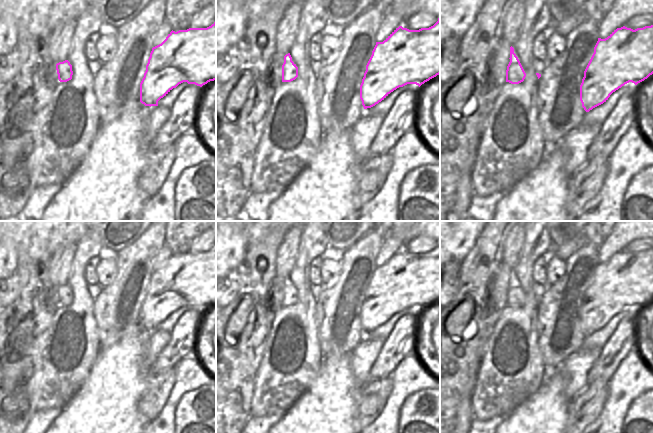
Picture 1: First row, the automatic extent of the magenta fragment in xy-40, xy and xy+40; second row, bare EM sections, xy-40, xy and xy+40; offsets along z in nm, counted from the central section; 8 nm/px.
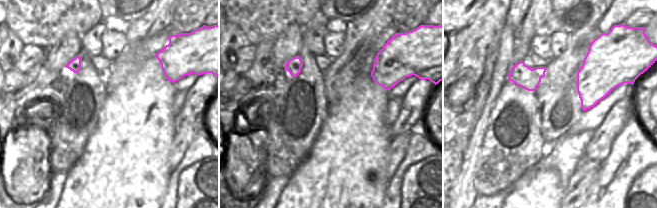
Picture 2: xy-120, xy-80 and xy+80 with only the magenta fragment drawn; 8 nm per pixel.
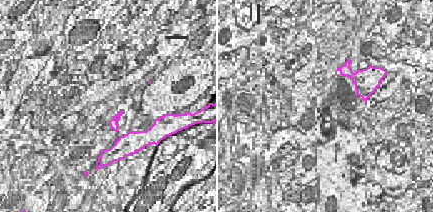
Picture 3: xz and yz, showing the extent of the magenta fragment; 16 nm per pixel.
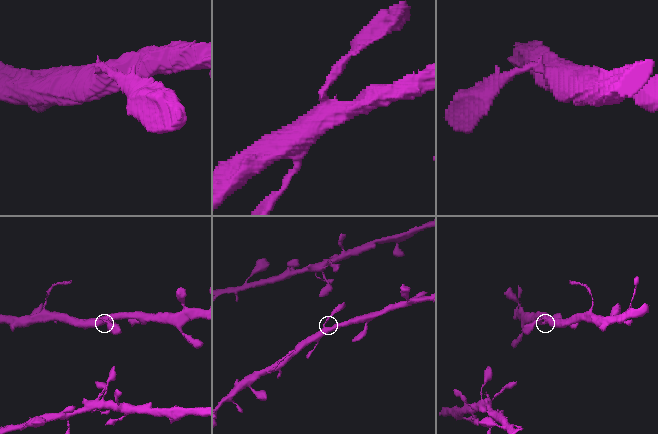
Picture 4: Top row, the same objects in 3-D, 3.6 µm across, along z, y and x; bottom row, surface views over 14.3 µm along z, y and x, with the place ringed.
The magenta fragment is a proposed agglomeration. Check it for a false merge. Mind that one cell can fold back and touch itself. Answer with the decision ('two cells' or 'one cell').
one cell

